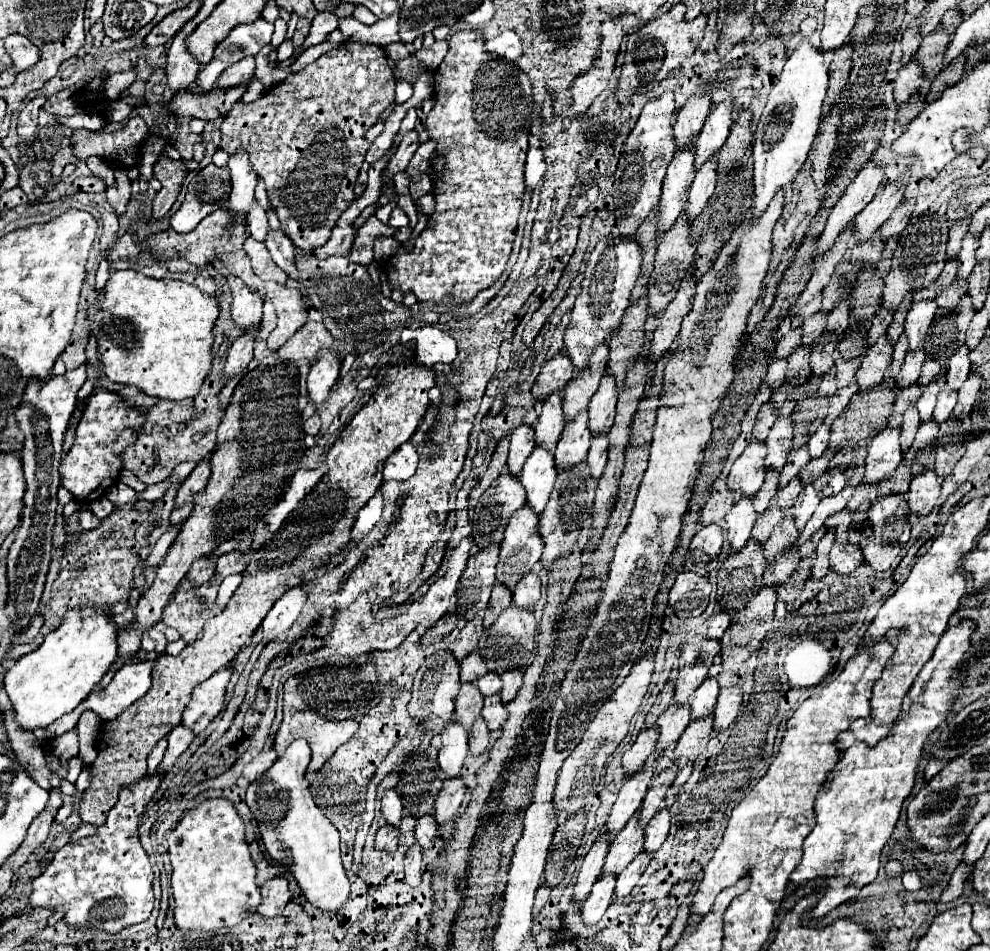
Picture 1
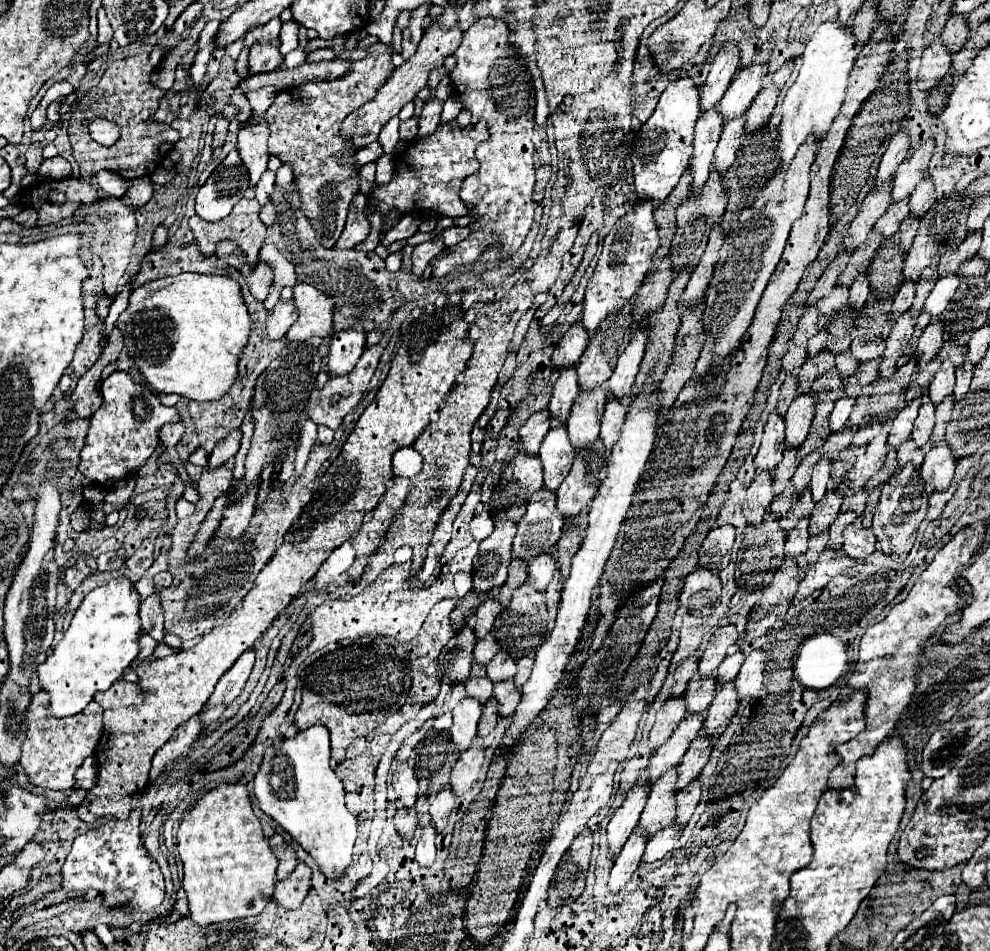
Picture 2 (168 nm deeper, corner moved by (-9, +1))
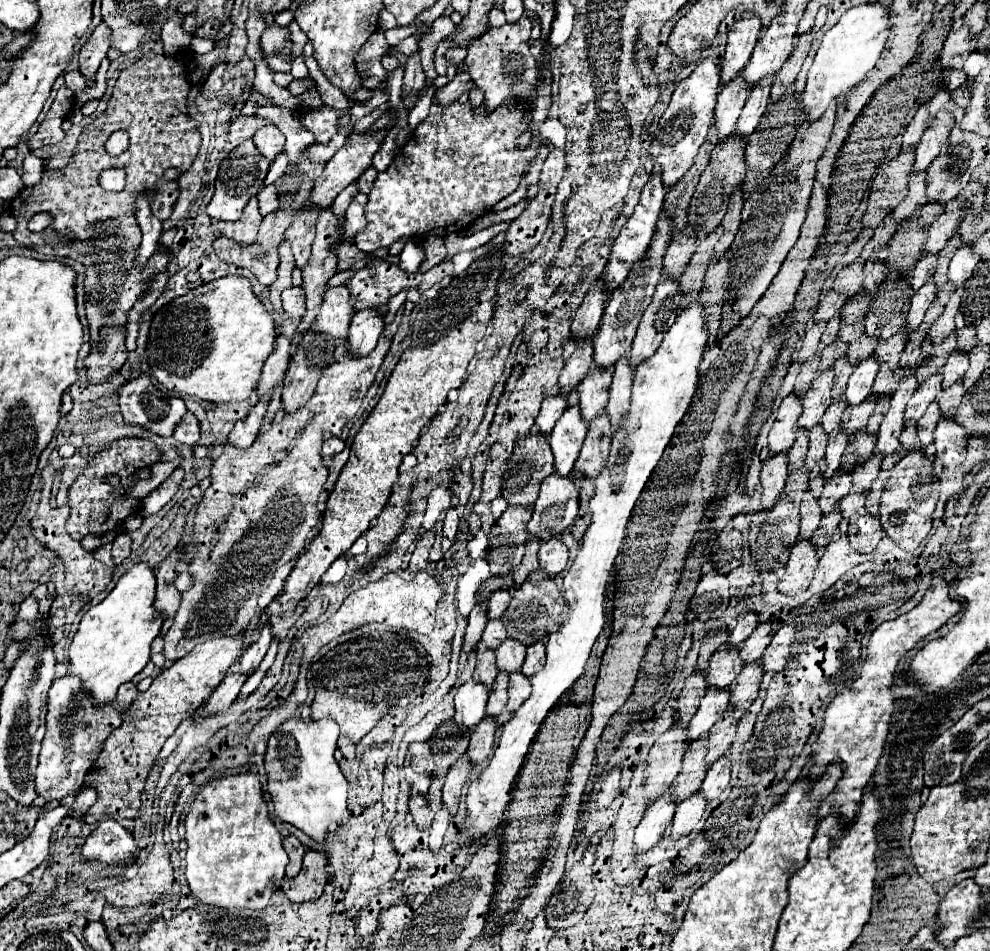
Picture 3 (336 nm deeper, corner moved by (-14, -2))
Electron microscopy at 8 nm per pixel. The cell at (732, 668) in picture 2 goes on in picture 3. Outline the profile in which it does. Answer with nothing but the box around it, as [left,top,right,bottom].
[739,620,773,662]

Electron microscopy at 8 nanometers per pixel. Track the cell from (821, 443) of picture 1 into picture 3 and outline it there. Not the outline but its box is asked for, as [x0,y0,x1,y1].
[845,356,879,406]

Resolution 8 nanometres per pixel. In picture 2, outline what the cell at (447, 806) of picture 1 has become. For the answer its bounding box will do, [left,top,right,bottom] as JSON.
[450,739,484,797]

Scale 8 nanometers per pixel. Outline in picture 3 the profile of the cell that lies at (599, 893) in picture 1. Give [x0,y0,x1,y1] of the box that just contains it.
[635,788,677,854]

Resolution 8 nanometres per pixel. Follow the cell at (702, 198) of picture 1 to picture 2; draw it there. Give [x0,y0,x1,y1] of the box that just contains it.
[712,117,744,175]

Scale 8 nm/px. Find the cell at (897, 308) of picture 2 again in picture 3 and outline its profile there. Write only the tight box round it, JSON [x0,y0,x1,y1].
[911,255,938,290]

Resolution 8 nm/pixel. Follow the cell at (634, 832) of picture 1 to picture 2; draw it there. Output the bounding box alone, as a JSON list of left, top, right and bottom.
[638,769,676,839]

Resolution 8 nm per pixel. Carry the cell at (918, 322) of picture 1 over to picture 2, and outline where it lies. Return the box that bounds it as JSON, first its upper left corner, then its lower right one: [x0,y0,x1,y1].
[924,273,960,319]

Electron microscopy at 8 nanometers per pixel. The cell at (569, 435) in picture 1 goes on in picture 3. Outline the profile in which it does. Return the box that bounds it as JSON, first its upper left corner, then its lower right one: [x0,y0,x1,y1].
[579,368,611,422]

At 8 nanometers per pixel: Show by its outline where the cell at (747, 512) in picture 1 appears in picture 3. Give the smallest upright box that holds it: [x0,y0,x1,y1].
[761,452,789,510]

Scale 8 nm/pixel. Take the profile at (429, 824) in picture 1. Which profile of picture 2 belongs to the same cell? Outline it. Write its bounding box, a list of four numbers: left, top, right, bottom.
[430,787,454,833]

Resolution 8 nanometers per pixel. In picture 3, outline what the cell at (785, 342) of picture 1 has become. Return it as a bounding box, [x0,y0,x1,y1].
[813,289,844,322]

